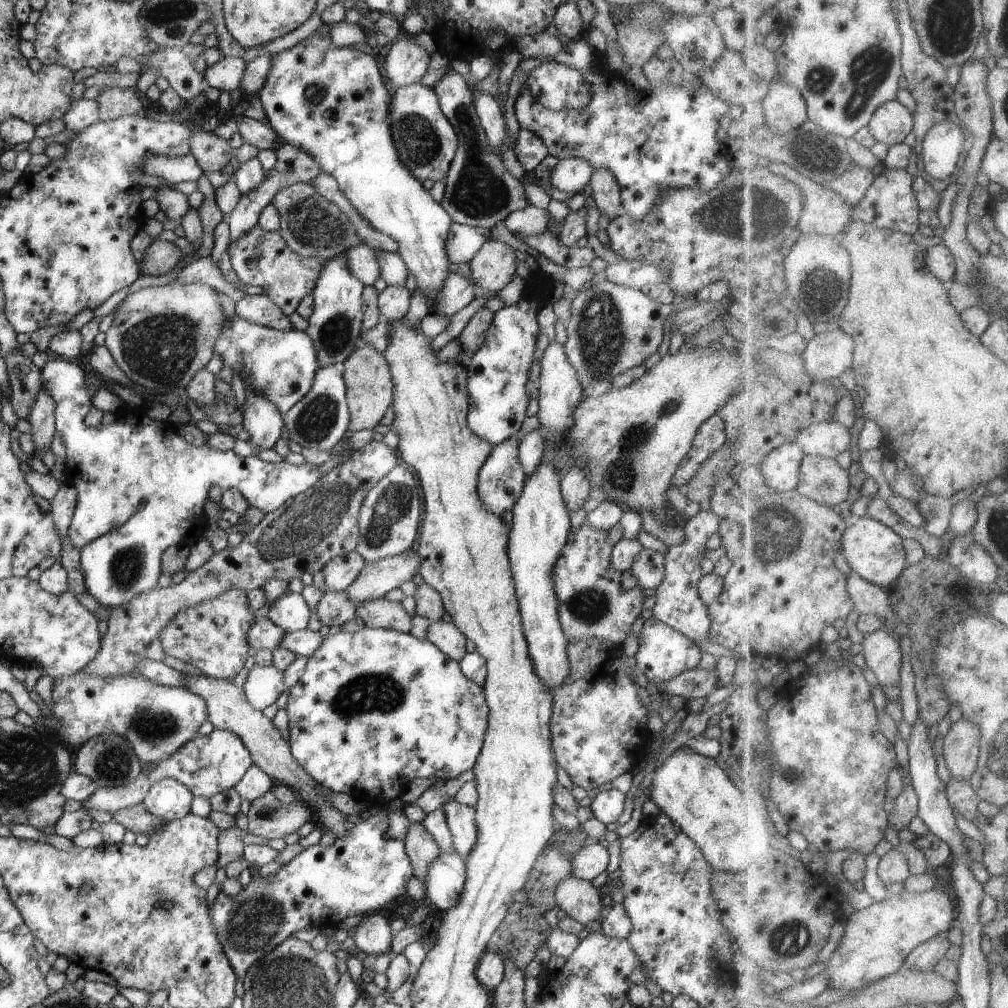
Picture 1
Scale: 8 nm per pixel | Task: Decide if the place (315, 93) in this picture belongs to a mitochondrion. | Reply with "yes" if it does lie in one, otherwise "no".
yes

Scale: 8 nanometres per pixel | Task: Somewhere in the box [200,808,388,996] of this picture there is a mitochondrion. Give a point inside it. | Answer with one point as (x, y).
(253, 921)

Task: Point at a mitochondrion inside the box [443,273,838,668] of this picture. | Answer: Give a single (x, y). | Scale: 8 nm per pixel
(772, 534)

